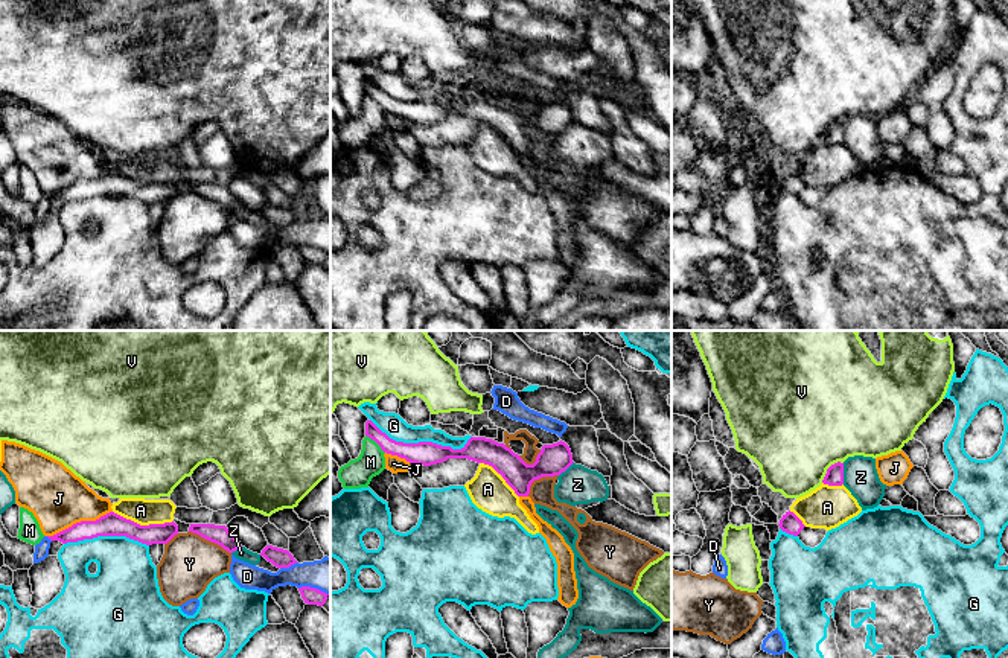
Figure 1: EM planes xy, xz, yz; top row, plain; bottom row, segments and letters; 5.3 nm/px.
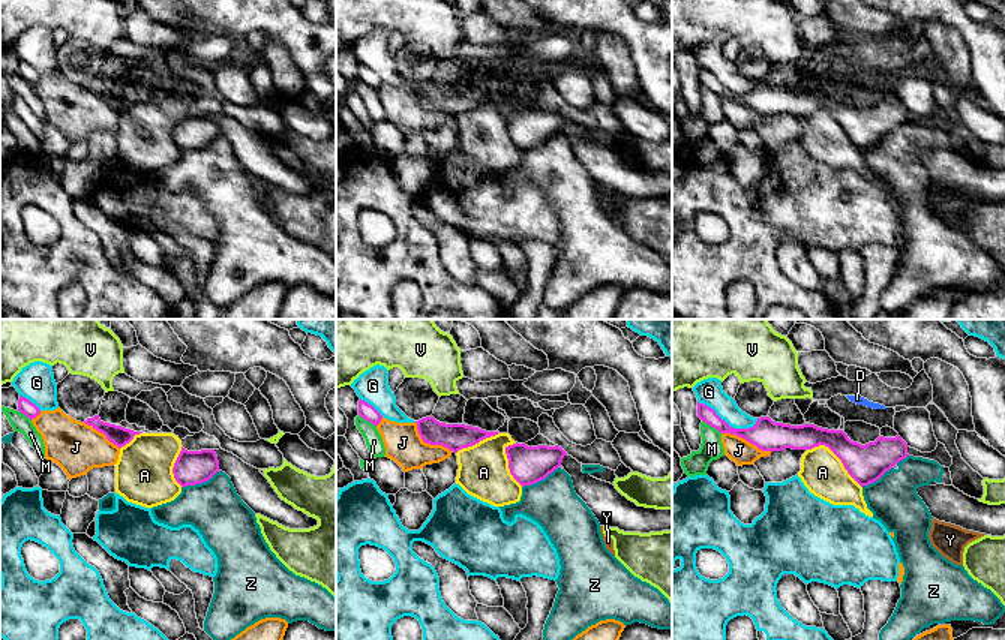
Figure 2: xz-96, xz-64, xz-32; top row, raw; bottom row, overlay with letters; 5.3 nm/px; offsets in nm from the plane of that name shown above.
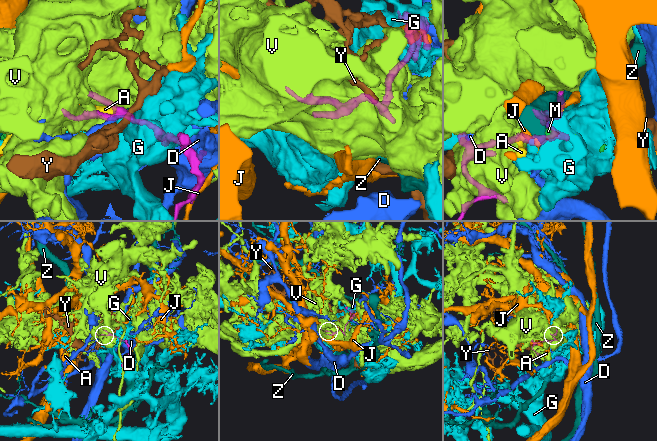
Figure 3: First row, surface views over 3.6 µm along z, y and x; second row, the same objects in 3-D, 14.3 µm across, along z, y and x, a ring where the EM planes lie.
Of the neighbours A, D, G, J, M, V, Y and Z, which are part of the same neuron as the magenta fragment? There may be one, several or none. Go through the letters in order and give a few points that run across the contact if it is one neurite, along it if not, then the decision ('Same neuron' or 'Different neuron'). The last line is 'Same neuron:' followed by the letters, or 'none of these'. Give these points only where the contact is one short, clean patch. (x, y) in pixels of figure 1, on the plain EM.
A: Different neuron
D: Different neuron
G: Different neuron
J: Different neuron
M: Line: xz (366, 93), (384, 111). Different neuron
V: Different neuron
Y: Line: xy (189, 189), (220, 203), (230, 212). Different neuron
Z: Different neuron
Same neuron: none of these

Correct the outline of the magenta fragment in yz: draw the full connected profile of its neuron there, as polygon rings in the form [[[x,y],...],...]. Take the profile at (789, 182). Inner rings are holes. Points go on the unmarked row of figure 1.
[[[790,169],[783,174],[778,184],[783,190],[793,195],[798,195],[801,189],[805,186],[802,180]]]

